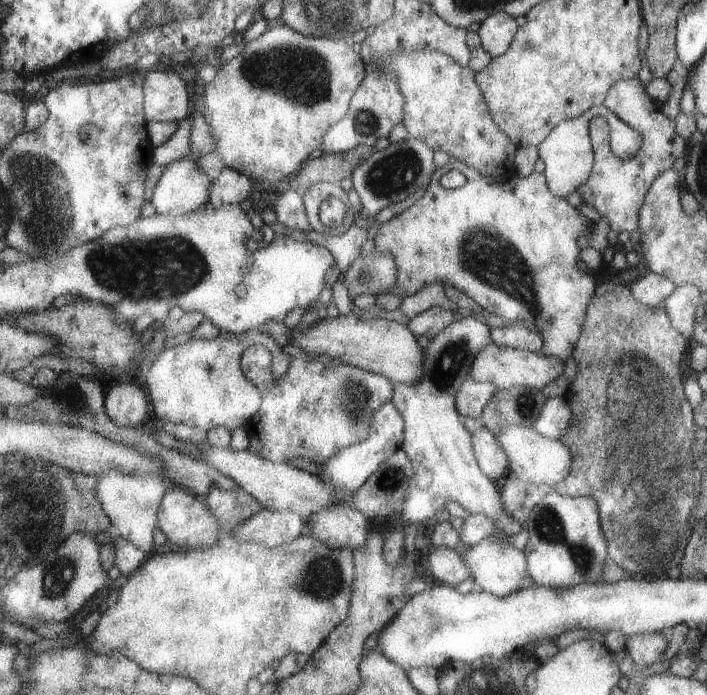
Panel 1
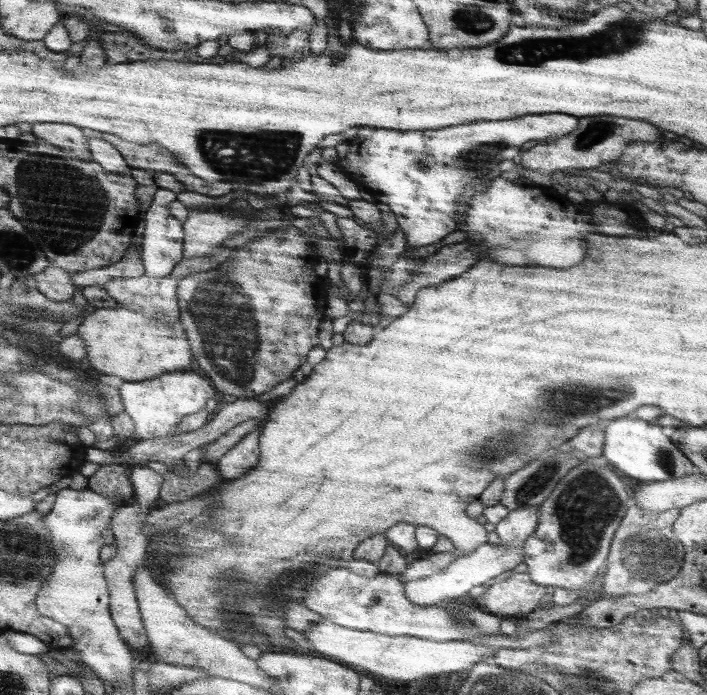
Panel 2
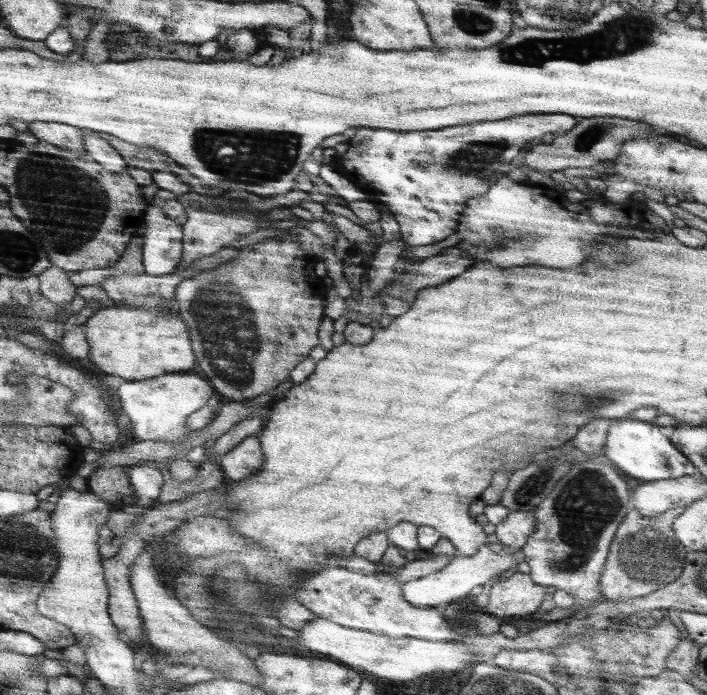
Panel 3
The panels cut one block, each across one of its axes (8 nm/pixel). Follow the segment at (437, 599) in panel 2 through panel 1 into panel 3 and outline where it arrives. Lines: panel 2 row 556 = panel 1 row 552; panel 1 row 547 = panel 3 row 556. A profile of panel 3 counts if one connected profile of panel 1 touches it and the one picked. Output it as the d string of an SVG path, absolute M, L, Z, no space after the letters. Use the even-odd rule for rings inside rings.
M483 544L479 546L473 556L456 555L443 568L427 576L402 583L402 596L415 608L443 608L450 601L467 596L471 588L482 586L493 576L498 576L500 572L511 568L513 564L517 563L514 558L515 551L516 549L509 550L498 545Z

